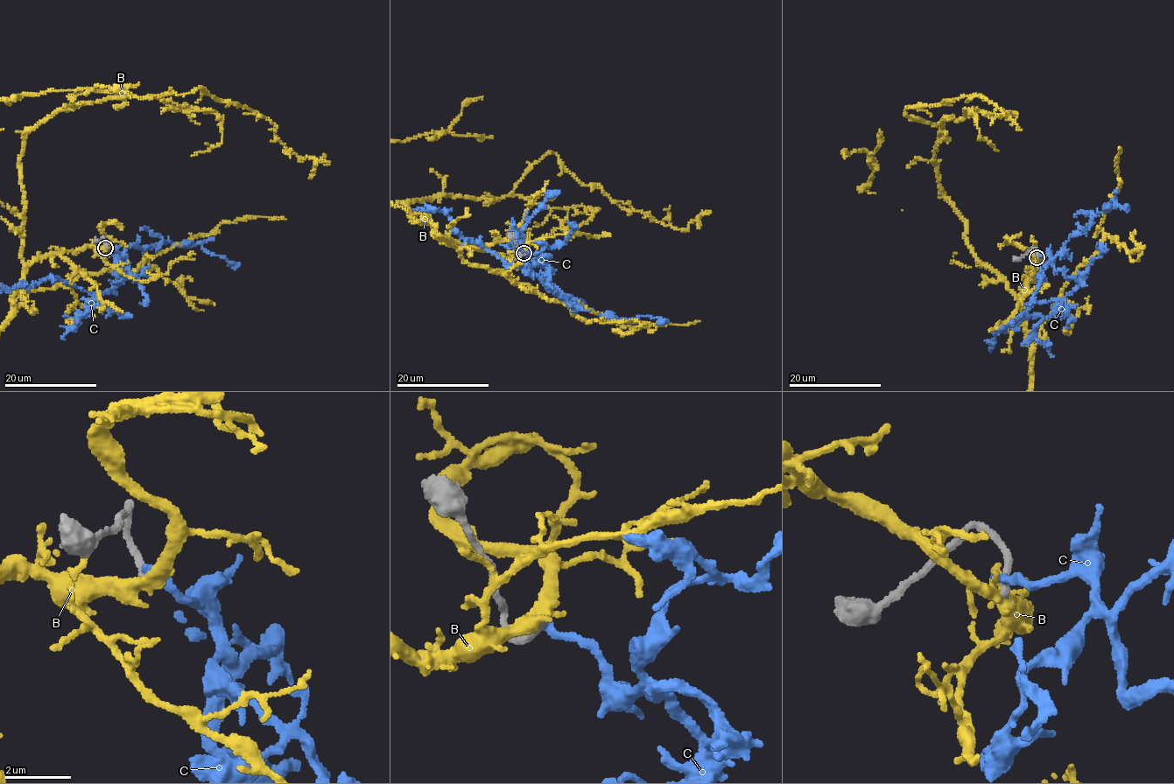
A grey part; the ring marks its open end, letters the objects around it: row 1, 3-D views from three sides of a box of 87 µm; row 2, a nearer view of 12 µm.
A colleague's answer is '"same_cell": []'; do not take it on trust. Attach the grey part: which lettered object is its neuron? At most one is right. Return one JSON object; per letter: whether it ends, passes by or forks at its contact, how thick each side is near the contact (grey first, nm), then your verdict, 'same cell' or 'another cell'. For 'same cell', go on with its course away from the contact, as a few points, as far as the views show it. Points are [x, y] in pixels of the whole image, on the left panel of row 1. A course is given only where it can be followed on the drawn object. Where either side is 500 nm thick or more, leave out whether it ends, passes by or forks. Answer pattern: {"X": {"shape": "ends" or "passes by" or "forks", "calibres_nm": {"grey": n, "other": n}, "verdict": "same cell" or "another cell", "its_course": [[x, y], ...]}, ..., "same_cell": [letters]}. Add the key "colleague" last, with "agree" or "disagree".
{"B": {"shape": "passes by", "calibres_nm": {"grey": 200, "other": 440}, "verdict": "another cell"}, "C": {"shape": "ends", "calibres_nm": {"grey": 240, "other": 280}, "verdict": "another cell"}, "same_cell": [], "colleague": "agree"}

